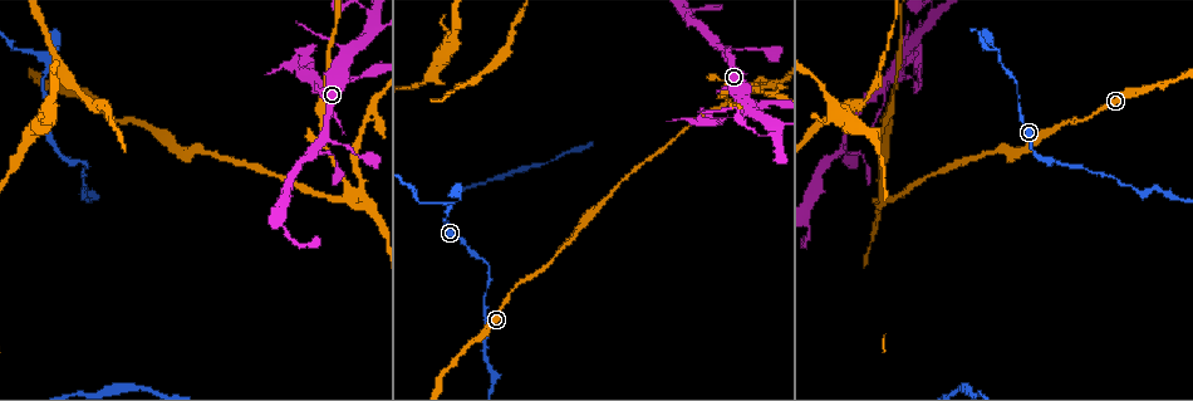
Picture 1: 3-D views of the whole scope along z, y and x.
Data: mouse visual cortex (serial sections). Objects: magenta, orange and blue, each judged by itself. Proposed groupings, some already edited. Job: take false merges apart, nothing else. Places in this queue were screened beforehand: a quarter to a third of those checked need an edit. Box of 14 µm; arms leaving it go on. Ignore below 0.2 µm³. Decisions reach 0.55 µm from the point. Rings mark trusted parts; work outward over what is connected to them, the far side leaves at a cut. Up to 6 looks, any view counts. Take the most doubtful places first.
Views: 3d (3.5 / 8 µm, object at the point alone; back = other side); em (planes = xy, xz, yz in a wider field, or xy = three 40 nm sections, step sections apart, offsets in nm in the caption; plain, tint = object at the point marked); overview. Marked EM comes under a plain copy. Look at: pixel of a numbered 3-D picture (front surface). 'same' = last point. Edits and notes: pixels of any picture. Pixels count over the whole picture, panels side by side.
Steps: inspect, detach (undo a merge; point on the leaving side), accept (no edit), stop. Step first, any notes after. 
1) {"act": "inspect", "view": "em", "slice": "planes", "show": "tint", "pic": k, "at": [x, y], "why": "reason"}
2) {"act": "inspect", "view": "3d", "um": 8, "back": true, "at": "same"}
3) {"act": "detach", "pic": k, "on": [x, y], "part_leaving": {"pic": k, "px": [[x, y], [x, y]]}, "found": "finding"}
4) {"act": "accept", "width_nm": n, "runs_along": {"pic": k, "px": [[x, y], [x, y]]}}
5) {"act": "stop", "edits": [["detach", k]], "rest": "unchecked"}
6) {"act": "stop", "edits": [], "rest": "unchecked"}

{"act": "inspect", "view": "3d", "um": 8, "pic": 1, "at": [882, 193], "why": "narrows sharply"}

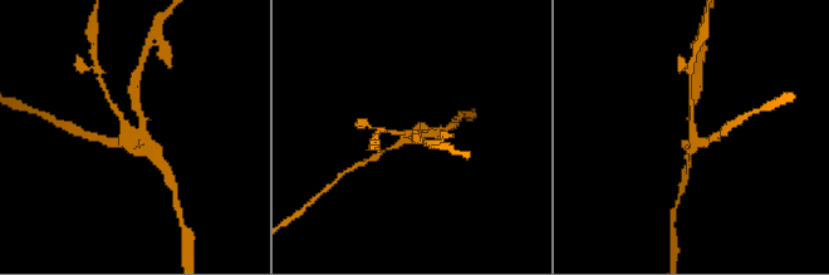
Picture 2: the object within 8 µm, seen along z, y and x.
{"act": "inspect", "view": "3d", "um": 3.5, "pic": 2, "at": [691, 139]}

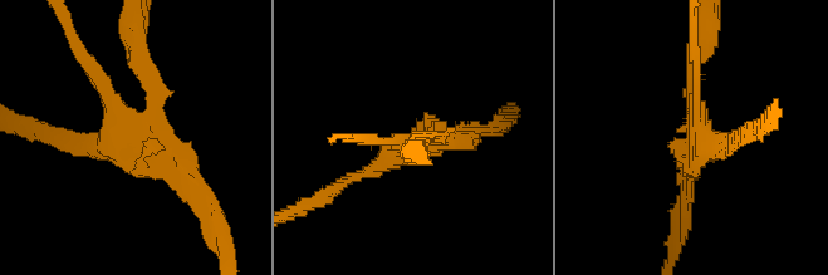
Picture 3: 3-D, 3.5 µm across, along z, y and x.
{"act": "inspect", "view": "em", "slice": "planes", "show": "tint", "pic": 3, "at": [118, 132]}

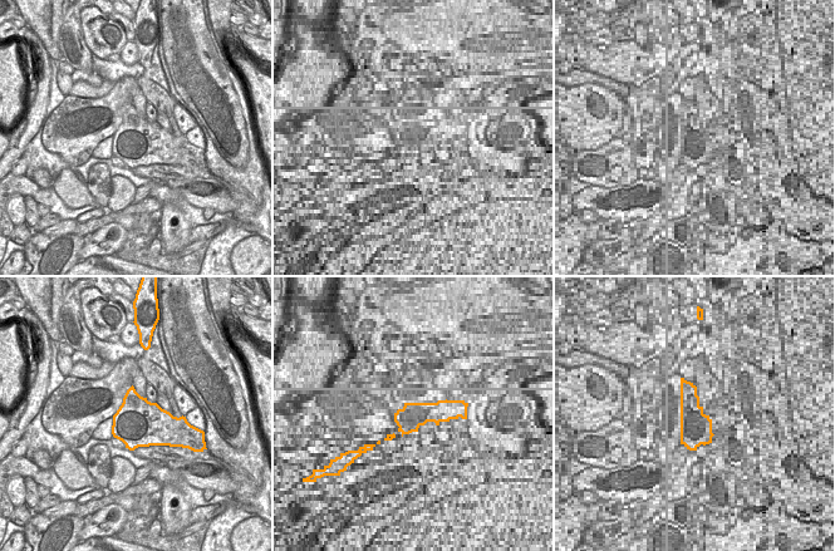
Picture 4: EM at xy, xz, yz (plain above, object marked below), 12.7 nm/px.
{"act": "accept", "runs_along": {"pic": 3, "px": [[55, 136], [137, 136], [148, 74]]}, "found": "all the same cell"}

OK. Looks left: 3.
{"act": "inspect", "view": "3d", "um": 8, "pic": 1, "at": [342, 73], "why": "three arms meet"}

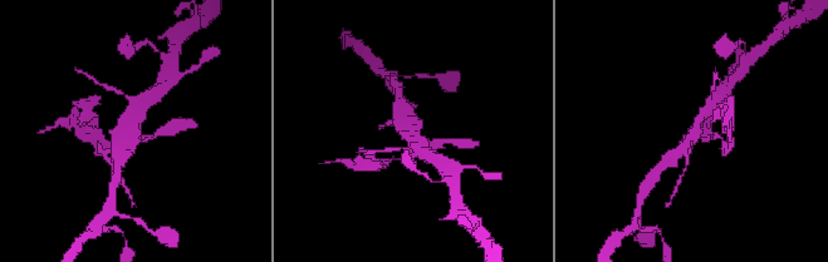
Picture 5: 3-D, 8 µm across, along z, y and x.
{"act": "inspect", "view": "3d", "um": 3.5, "pic": 5, "at": [692, 130]}

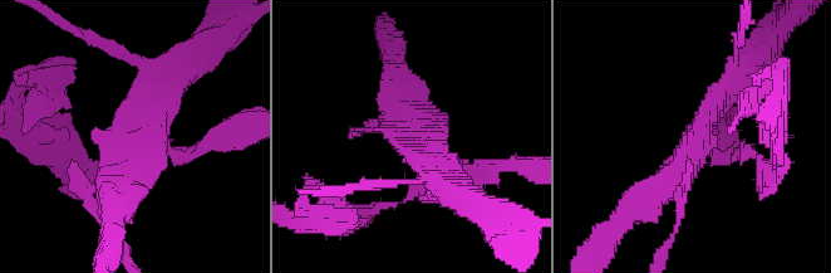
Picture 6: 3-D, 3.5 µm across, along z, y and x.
{"act": "inspect", "view": "em", "slice": "xy", "step": 3, "show": "tint", "pic": 6, "at": [149, 138], "arms": 3, "arm_widths_nm": [100, 350, 400], "why": "shape alone is not enough"}

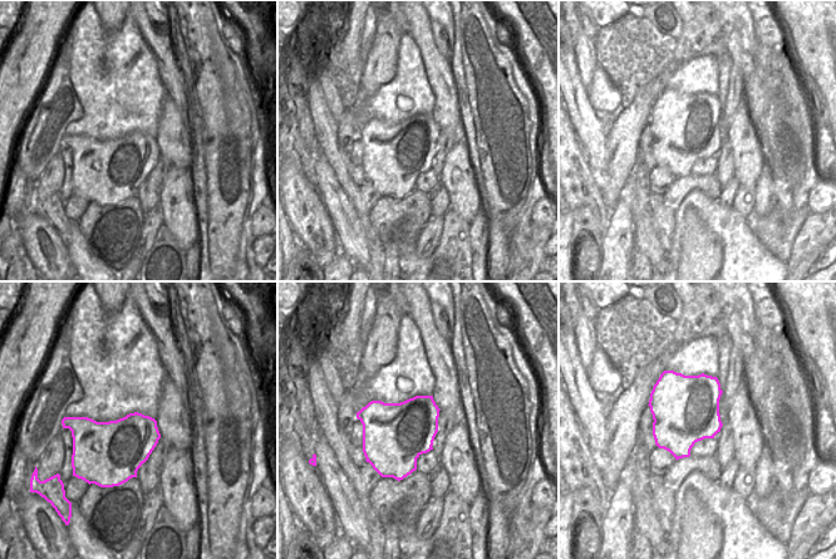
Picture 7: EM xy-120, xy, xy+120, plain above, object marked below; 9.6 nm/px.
{"act": "detach", "pic": 6, "on": [492, 162], "width_nm": 600, "part_leaving": {"pic": 6, "px": [[716, 152], [747, 149], [767, 164]]}, "found": "a second cell is stuck on"}

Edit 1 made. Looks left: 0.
{"act": "stop", "edits": [["detach", 6]], "rest": "unchecked"}

